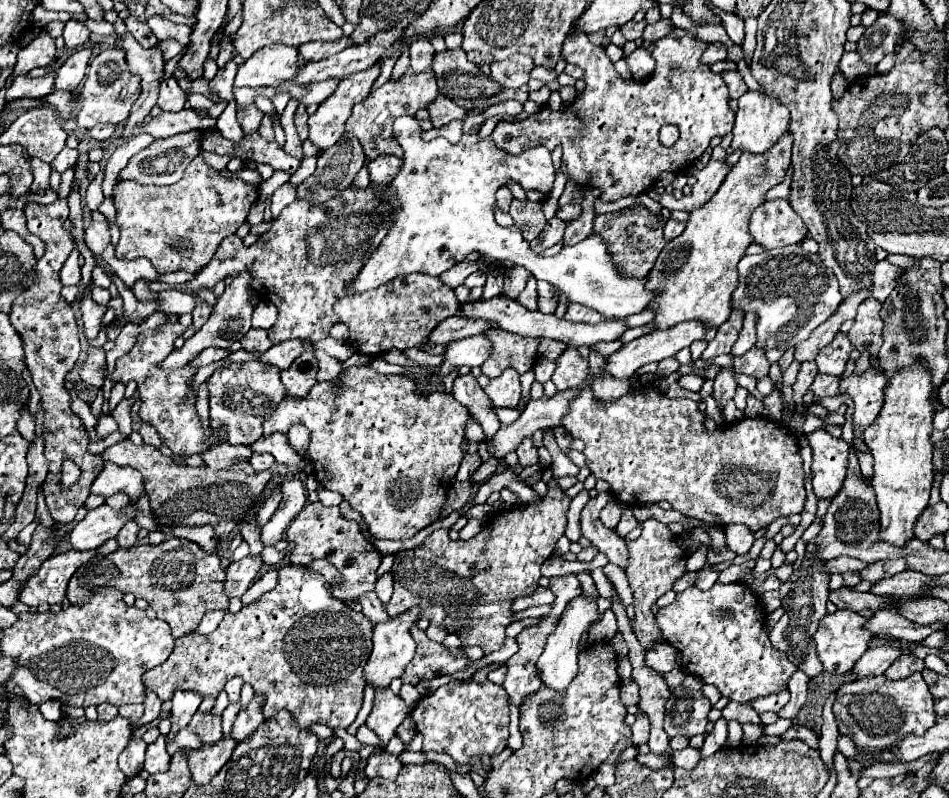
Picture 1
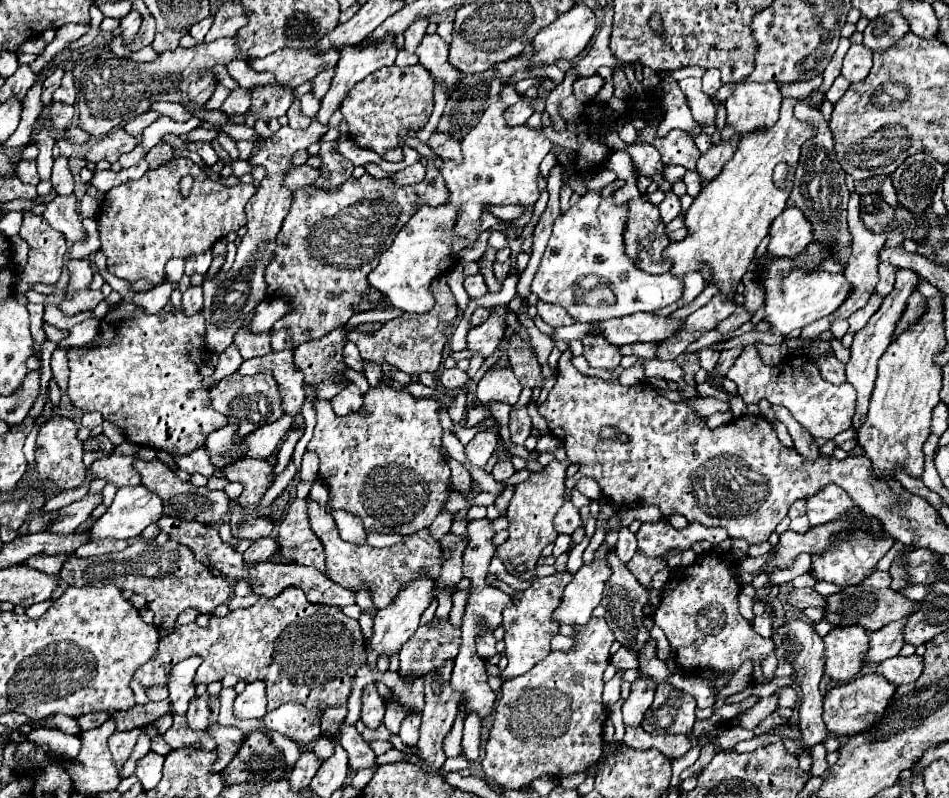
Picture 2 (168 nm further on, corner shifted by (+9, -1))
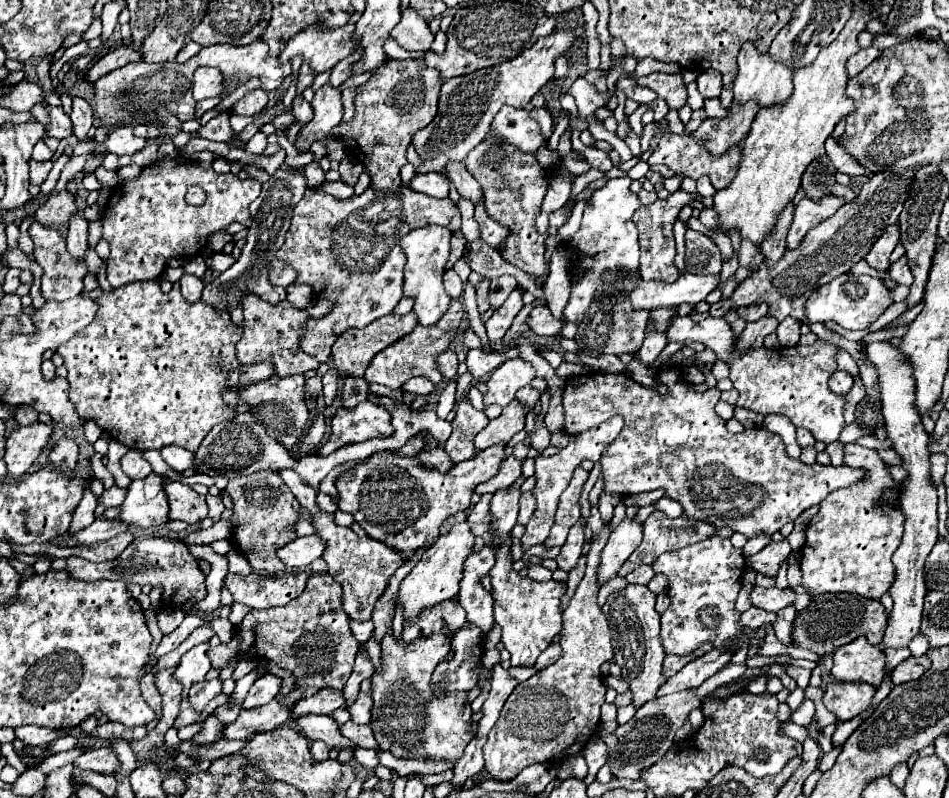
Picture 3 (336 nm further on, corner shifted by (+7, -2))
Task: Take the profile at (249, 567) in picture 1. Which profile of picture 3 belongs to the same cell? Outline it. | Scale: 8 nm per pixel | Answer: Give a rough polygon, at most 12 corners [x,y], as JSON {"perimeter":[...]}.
{"perimeter":[[316,535],[296,537],[276,555],[290,571],[322,555]]}

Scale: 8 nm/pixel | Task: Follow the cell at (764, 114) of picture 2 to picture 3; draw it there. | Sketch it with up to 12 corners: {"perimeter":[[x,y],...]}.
{"perimeter":[[754,43],[738,53],[734,101],[782,105],[792,71],[760,55]]}

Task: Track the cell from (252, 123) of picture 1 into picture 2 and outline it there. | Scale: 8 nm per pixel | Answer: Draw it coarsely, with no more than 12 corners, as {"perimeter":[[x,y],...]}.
{"perimeter":[[144,46],[138,52],[130,52],[134,62],[150,62],[156,56],[152,46]]}

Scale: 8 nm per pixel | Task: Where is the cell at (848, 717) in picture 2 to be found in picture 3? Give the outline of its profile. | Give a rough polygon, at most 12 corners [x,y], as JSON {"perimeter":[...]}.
{"perimeter":[[870,683],[826,685],[824,705],[838,721],[866,711],[876,695]]}

